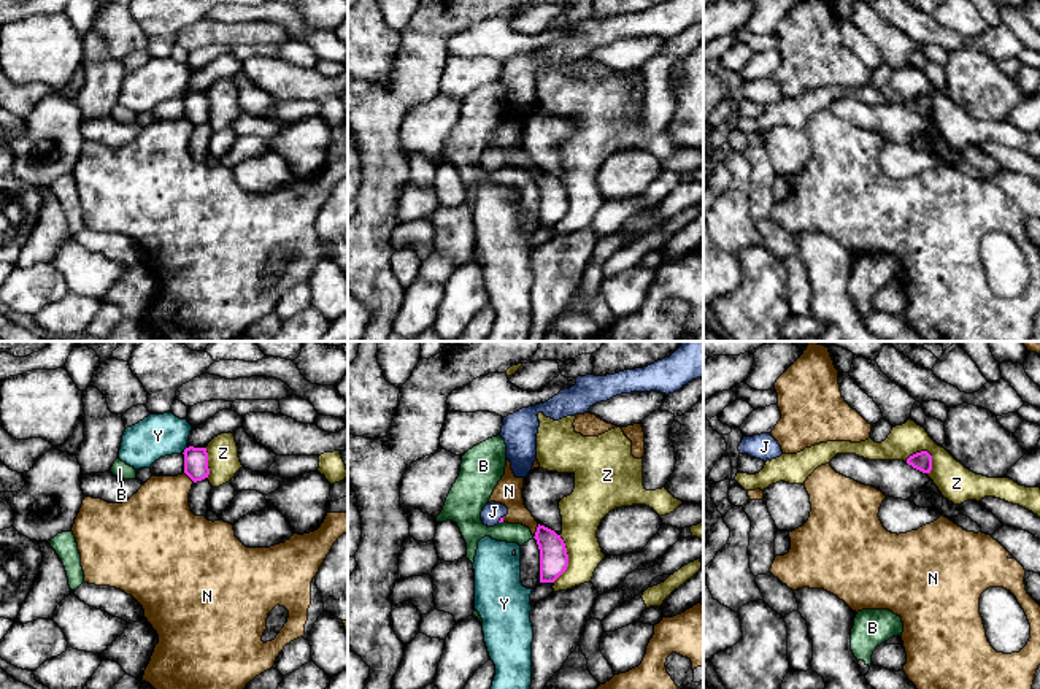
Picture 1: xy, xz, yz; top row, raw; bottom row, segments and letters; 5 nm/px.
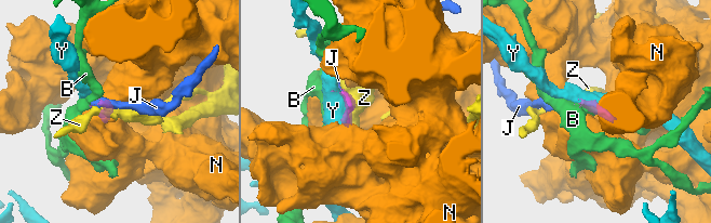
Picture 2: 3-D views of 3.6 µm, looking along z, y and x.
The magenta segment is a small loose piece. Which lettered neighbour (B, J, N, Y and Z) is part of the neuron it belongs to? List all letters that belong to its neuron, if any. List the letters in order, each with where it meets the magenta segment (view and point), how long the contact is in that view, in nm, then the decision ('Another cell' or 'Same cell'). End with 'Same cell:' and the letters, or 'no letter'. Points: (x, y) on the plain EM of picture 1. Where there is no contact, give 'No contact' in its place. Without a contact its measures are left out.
B: Touches magenta at xz (500, 165). Shared border 30 nm. Another cell
J: Touches magenta at xz (500, 164). Shared border 40 nm. Same cell
N: Touches magenta at xz (537, 175). Shared border 80 nm. Another cell
Y: Touches magenta at xy (184, 94). Shared border 40 nm. Another cell
Z: Touches magenta at yz (924, 96). Shared border 150 nm. Another cell
Same cell: J

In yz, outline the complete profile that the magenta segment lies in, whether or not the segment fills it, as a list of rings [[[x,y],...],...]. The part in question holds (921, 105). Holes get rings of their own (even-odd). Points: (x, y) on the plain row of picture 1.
[[[927,95],[916,97],[907,103],[907,108],[913,113],[930,117],[932,114],[932,100]]]

